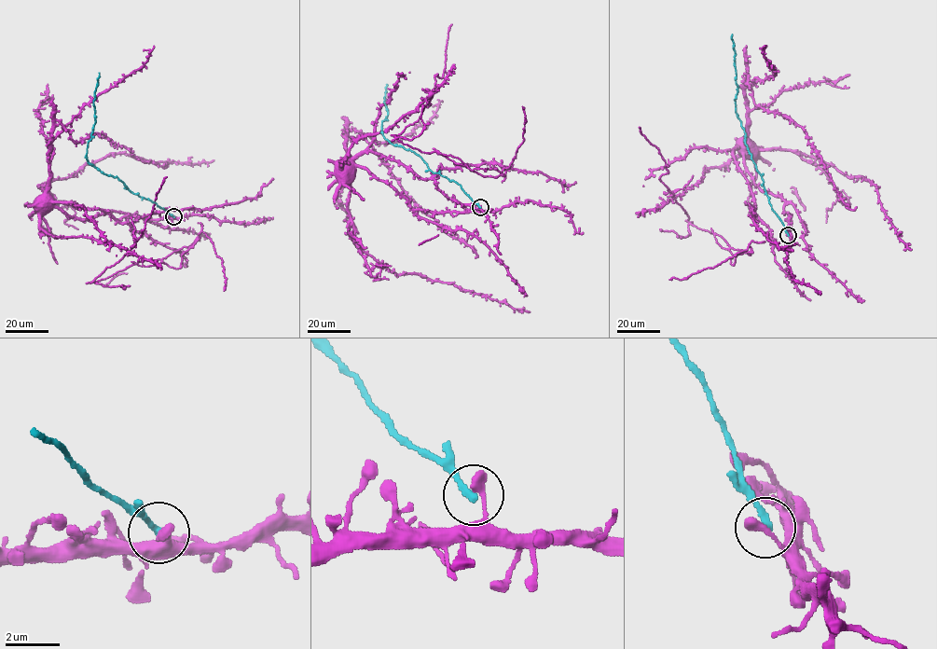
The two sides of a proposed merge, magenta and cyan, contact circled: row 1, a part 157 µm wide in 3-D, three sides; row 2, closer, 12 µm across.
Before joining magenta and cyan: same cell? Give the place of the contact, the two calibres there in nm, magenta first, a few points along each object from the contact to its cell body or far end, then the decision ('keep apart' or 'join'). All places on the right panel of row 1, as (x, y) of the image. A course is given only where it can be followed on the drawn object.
(788, 235) | 400/240 nm | magenta via (788, 235), (784, 202), (756, 185), (740, 154), (671, 200), (750, 255), (749, 245), (669, 279) | cyan via (788, 235), (769, 202), (736, 112), (735, 99), (737, 87), (732, 34) | keep apart

